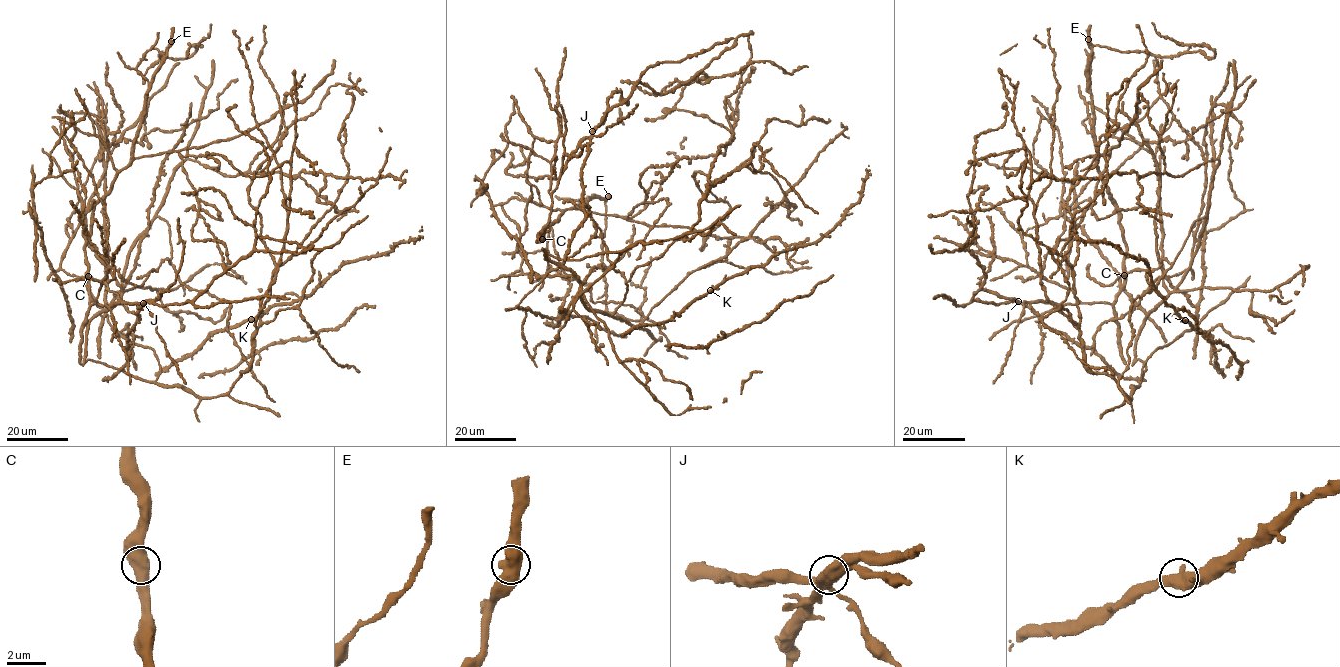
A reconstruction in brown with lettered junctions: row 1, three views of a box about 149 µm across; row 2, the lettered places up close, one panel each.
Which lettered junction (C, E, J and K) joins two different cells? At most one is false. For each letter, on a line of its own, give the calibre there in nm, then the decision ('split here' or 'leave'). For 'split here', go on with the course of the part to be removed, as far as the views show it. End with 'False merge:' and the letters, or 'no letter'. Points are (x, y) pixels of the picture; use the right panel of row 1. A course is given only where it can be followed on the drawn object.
C: calibre 600 nm; leave
E: calibre 650 nm; leave
J: calibre 650 nm; leave
K: calibre 650 nm; leave
False merge: no letter

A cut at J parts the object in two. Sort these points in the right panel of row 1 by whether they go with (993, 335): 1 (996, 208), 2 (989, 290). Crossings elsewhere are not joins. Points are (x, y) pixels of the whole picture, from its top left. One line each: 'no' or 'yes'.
1: yes
2: no

